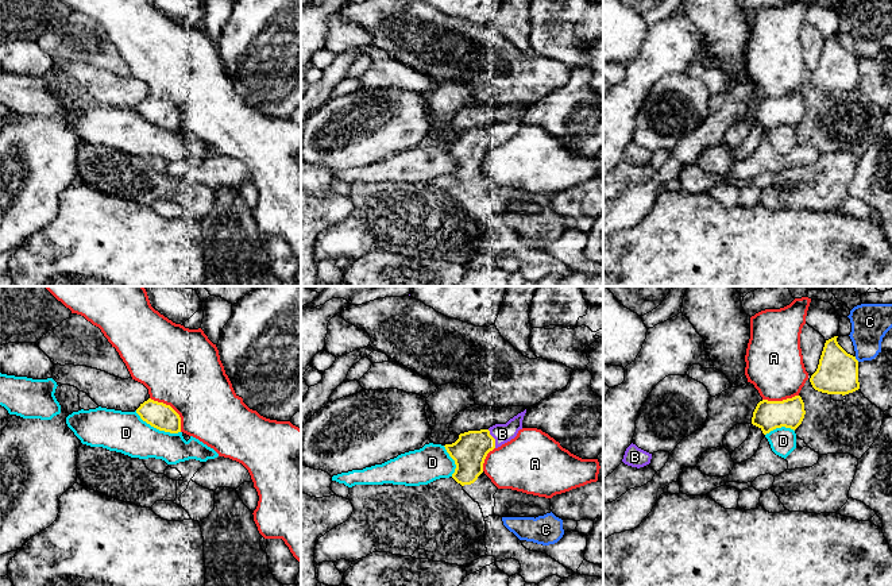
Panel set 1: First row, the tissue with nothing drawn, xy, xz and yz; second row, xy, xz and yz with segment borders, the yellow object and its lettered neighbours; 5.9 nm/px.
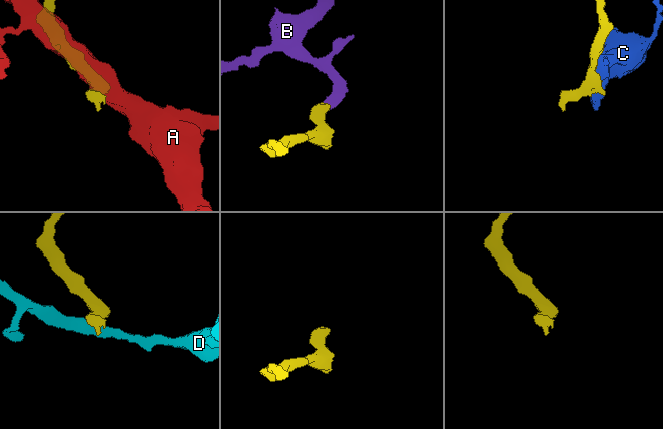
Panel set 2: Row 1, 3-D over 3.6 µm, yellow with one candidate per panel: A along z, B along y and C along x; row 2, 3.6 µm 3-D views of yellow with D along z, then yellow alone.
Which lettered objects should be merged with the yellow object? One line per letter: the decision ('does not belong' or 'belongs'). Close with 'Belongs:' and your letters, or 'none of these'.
A: does not belong
B: belongs
C: does not belong
D: does not belong
Belongs: B

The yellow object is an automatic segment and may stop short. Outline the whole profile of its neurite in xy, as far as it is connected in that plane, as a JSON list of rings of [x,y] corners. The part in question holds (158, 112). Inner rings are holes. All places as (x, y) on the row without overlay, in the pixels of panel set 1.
[[[148,96],[140,101],[136,111],[143,119],[159,128],[181,130],[181,115],[170,103]]]

